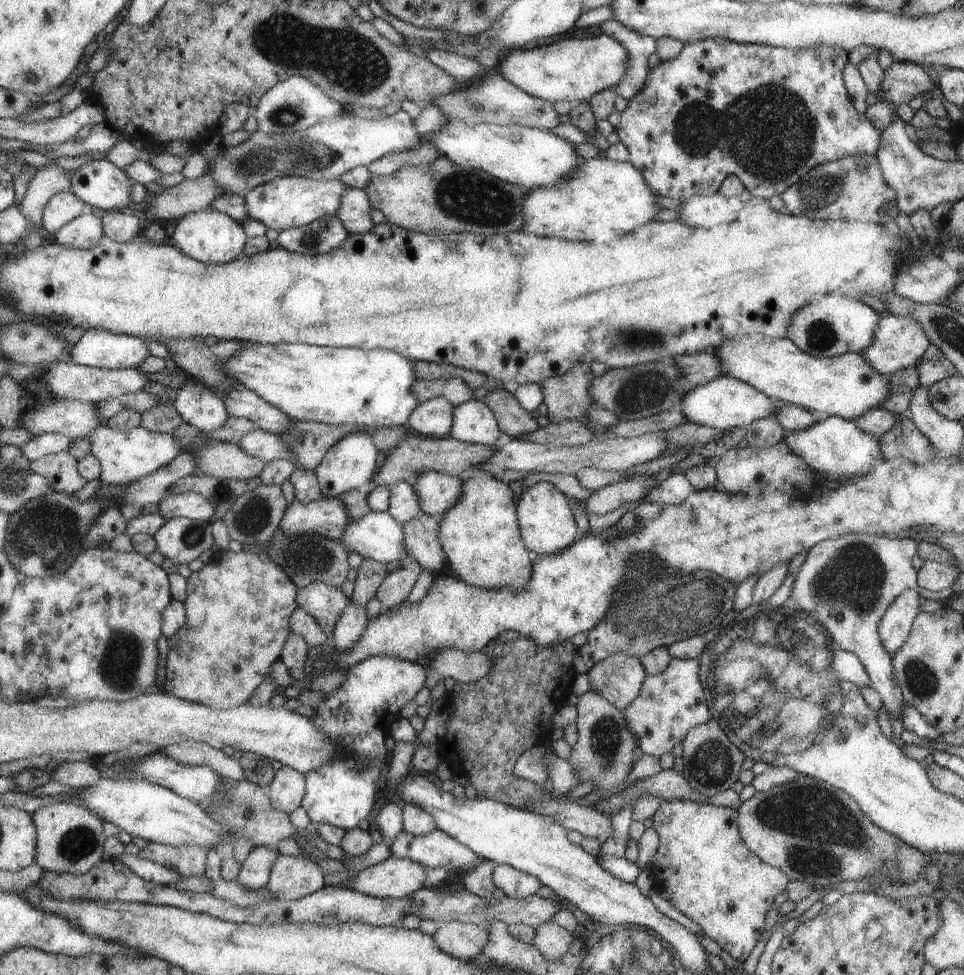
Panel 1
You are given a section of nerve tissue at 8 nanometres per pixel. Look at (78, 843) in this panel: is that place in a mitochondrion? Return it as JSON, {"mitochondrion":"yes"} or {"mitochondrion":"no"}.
{"mitochondrion":"yes"}

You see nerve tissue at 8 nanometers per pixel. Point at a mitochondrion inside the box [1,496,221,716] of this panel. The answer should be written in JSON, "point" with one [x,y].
{"point":[41,532]}

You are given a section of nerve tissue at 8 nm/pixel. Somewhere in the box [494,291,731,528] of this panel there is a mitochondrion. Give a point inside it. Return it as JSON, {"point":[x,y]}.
{"point":[635,394]}

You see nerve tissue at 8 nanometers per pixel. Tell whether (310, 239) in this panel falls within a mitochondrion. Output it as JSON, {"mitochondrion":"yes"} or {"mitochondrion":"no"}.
{"mitochondrion":"yes"}

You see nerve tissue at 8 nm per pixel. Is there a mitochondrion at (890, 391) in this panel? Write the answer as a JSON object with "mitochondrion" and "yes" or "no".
{"mitochondrion":"no"}

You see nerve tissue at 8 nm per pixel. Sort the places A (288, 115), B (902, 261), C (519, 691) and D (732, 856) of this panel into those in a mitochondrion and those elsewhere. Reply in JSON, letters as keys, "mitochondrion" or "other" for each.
{"A":"mitochondrion","B":"other","C":"other","D":"other"}

